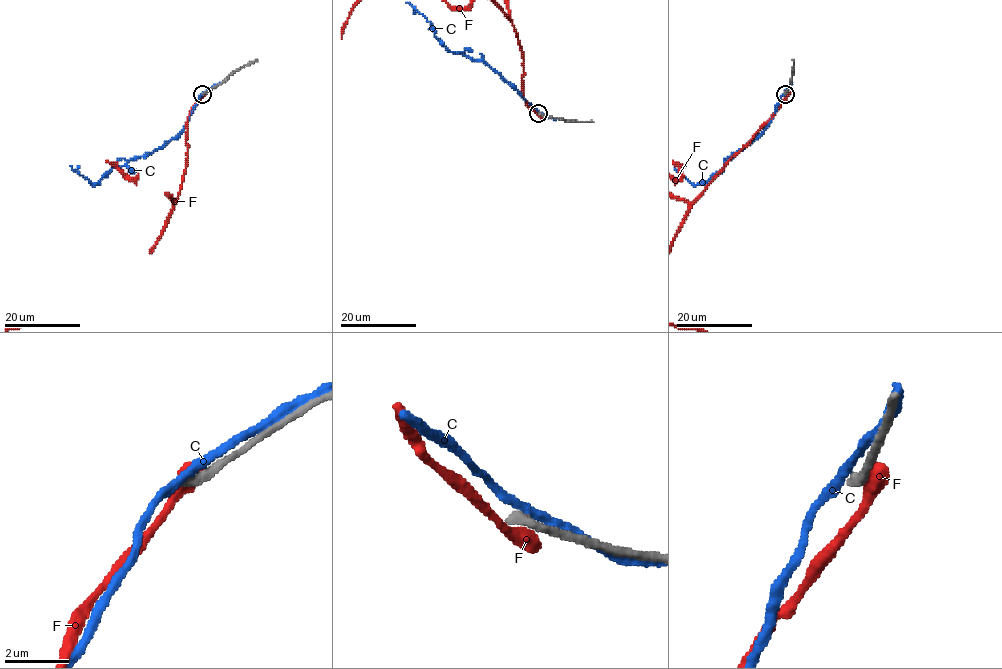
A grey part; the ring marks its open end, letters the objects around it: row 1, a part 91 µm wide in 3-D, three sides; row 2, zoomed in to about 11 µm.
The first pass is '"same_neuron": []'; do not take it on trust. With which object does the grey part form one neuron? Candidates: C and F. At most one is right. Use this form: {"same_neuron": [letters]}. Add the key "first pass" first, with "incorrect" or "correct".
{"first pass": "correct", "same_neuron": []}

